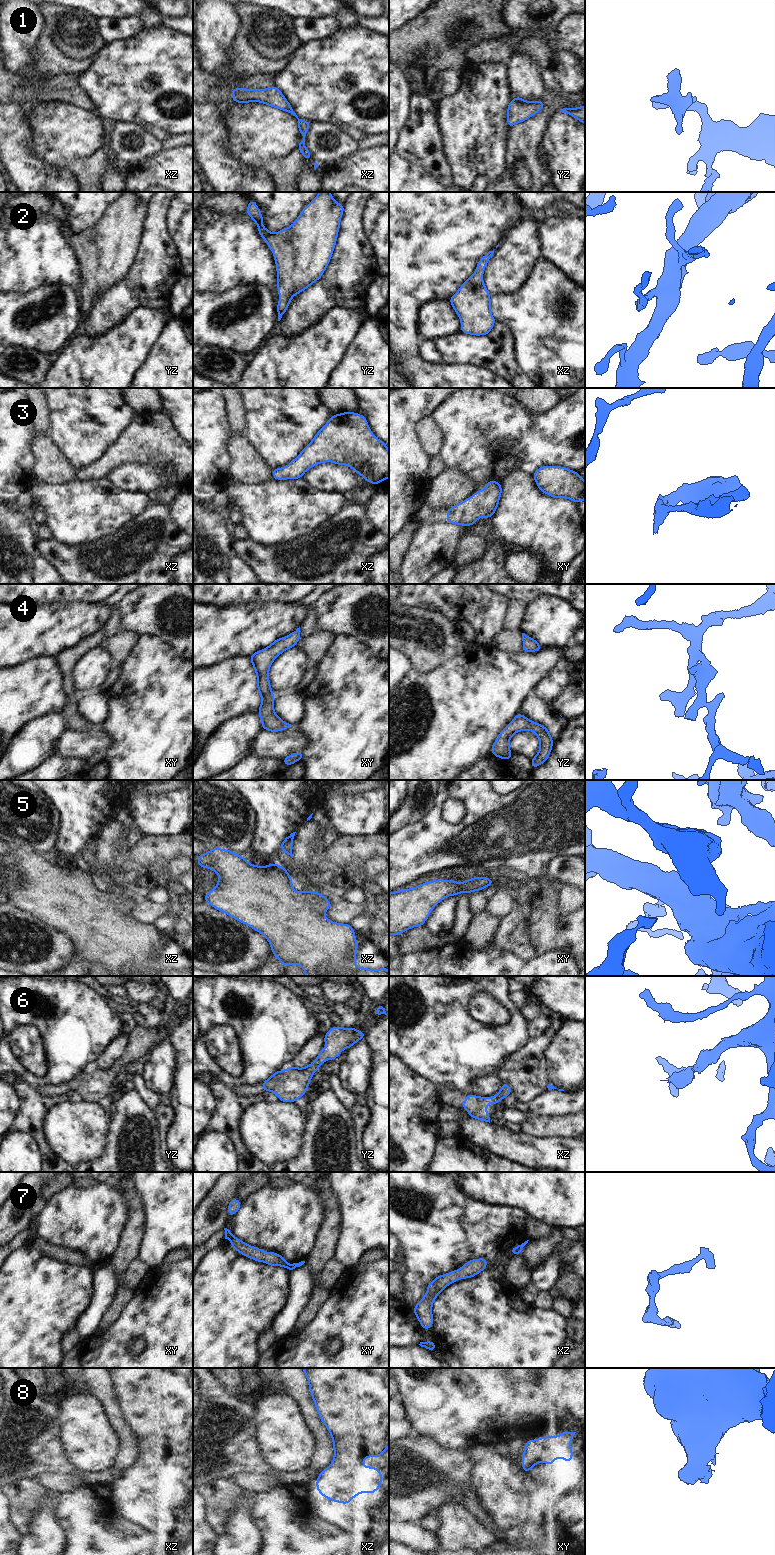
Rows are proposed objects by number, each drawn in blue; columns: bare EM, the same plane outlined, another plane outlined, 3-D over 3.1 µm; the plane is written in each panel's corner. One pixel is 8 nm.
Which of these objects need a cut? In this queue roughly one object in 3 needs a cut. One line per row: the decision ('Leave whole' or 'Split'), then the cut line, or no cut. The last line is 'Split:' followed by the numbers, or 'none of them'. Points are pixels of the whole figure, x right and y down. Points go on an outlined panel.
1: Leave whole. No split
2: Leave whole. No split
3: Leave whole. No split
4: Leave whole. No split
5: Leave whole. No split
6: Leave whole. No split
7: Leave whole. No split
8: Leave whole. No split
Split: none of them.

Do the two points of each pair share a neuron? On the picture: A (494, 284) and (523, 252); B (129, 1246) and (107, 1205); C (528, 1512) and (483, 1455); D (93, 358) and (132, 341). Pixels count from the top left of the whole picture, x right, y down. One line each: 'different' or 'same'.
A: same
B: different
C: same
D: same

